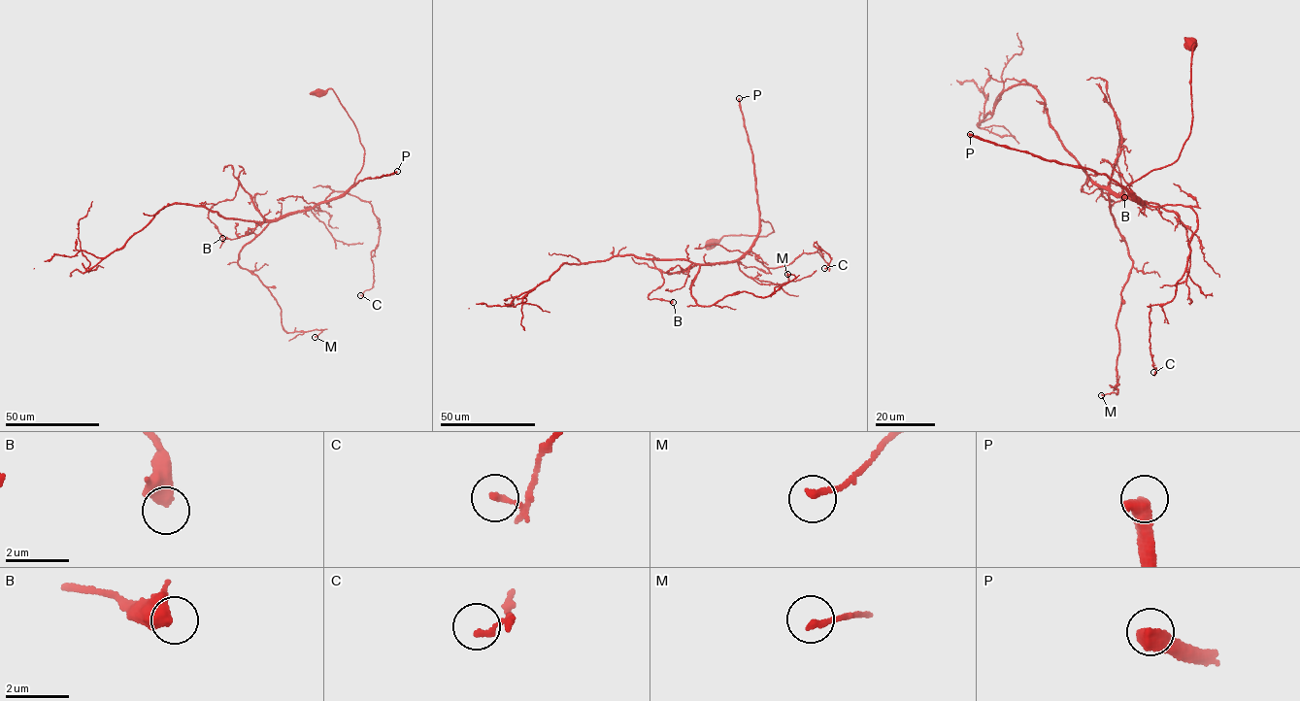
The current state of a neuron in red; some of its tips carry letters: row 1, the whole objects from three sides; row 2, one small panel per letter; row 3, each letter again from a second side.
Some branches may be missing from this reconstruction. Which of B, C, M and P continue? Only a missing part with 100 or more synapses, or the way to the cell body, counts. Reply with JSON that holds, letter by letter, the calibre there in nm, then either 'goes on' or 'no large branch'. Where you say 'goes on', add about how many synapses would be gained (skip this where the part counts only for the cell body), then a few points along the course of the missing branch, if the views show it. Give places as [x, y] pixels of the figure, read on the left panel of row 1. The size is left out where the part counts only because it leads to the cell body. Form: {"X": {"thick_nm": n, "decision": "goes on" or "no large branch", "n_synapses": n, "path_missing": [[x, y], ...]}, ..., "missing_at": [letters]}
{"B": {"thick_nm": 400, "decision": "no large branch"}, "C": {"thick_nm": 120, "decision": "no large branch"}, "M": {"thick_nm": 200, "decision": "no large branch"}, "P": {"thick_nm": 550, "decision": "goes on", "n_synapses": 950}, "missing_at": ["P"]}

